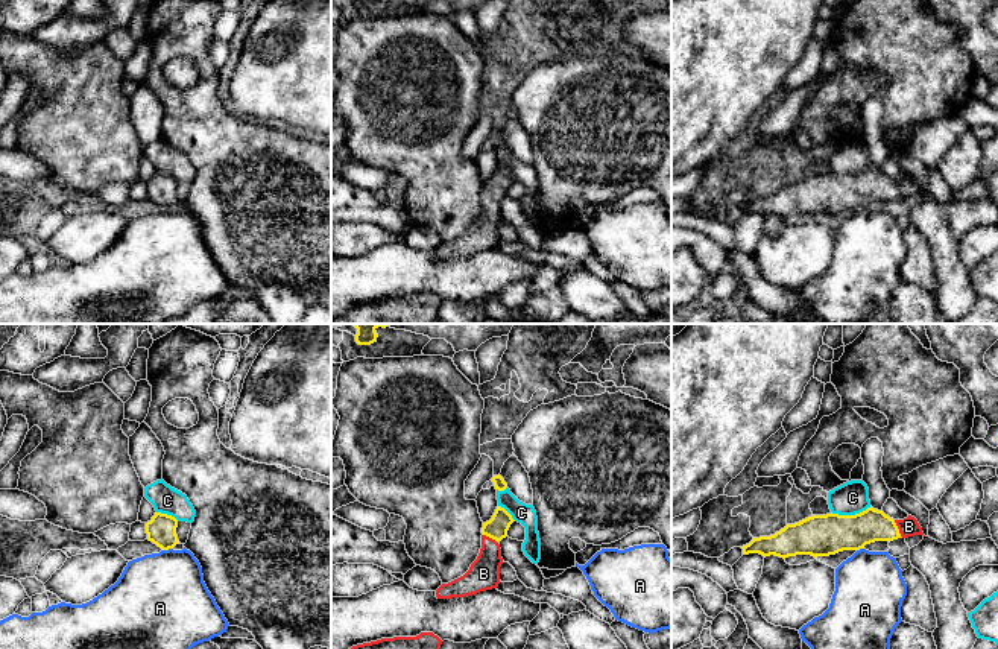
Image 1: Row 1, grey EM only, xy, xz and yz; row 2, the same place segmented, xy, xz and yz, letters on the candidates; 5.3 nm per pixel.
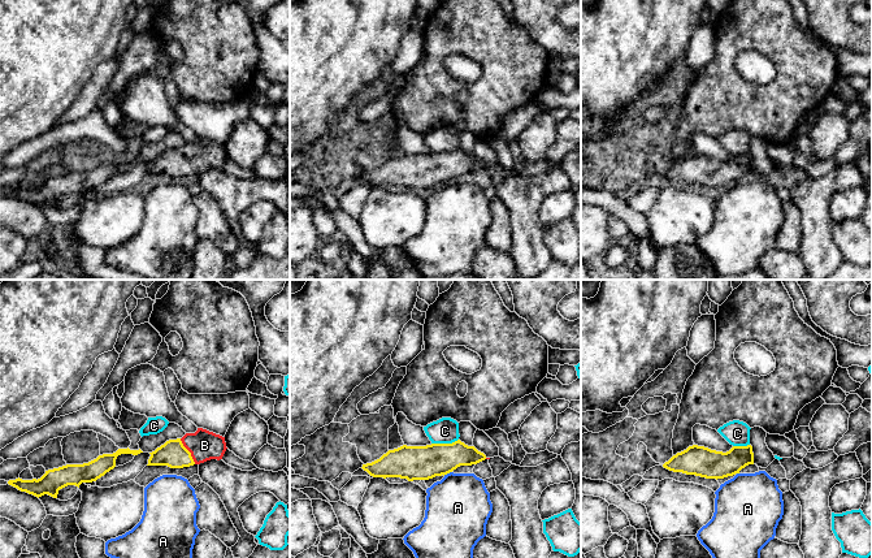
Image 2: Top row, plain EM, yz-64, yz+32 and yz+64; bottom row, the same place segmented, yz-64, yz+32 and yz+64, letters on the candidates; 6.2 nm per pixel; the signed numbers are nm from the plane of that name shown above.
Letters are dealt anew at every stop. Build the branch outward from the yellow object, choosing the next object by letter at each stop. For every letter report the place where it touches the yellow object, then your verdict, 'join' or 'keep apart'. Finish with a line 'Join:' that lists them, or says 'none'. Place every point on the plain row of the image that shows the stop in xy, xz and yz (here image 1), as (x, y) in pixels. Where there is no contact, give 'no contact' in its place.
A: contact xy (167, 208); keep apart
B: contact yz (896, 187); join
C: contact yz (851, 175); keep apart
Join: B

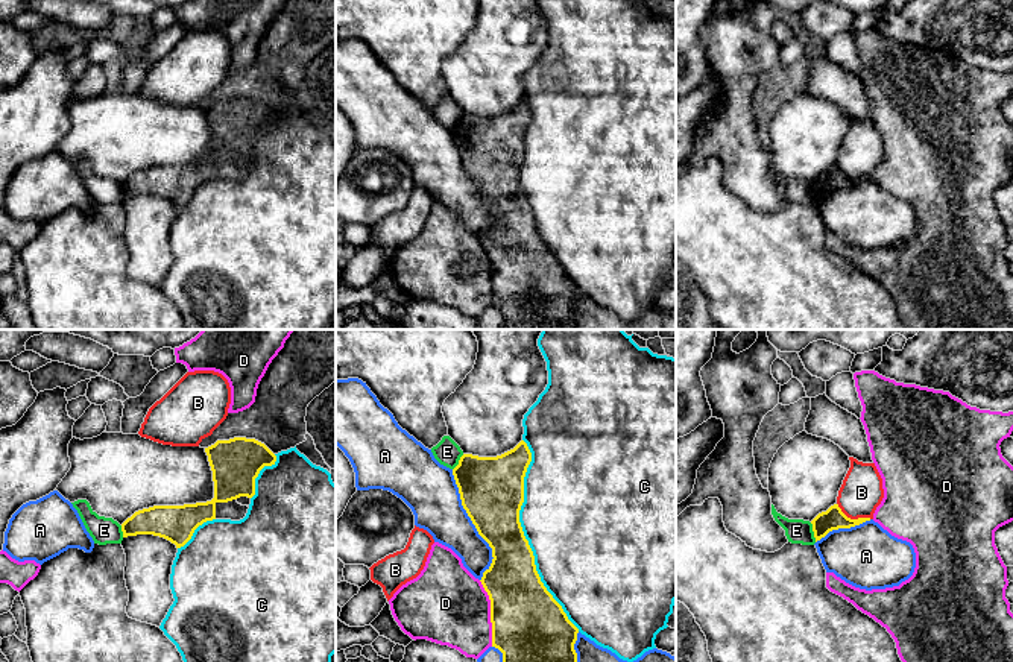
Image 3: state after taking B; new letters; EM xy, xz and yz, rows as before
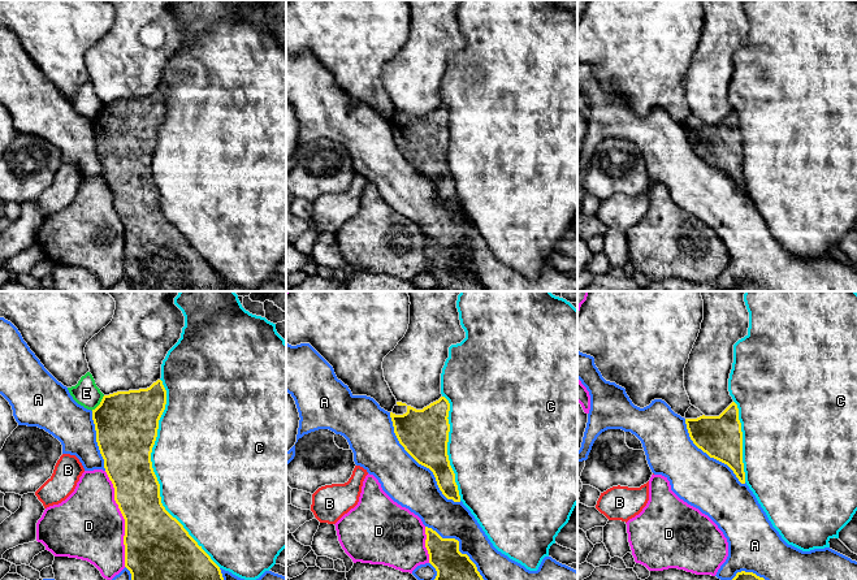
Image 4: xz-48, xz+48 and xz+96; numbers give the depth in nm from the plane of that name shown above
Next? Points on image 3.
A: contact xz (474, 184); keep apart
B: contact yz (852, 179); keep apart
C: contact xz (523, 195); keep apart
D: contact xz (491, 274); keep apart
E: contact yz (814, 192); keep apart
Join: none

